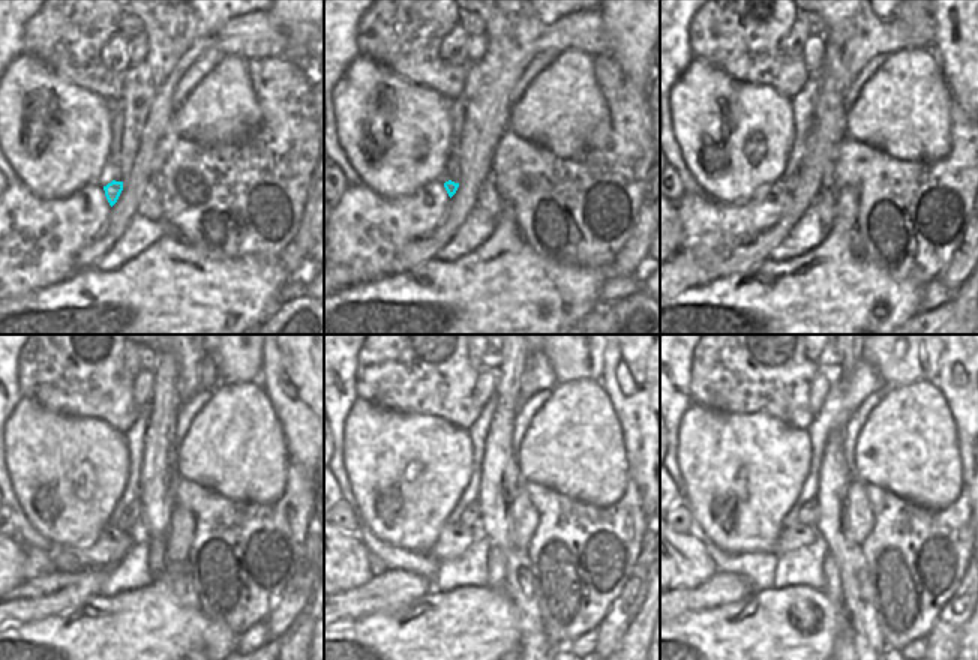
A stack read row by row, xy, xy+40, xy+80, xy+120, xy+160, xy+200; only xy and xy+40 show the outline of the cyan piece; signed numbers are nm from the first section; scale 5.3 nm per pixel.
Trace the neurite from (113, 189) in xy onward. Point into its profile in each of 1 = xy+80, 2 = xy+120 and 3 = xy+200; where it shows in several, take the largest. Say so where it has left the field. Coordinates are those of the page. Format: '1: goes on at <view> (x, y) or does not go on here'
1: goes on at xy+80 (788, 185)
2: goes on at xy+120 (129, 522)
3: goes on at xy+200 (809, 515)

